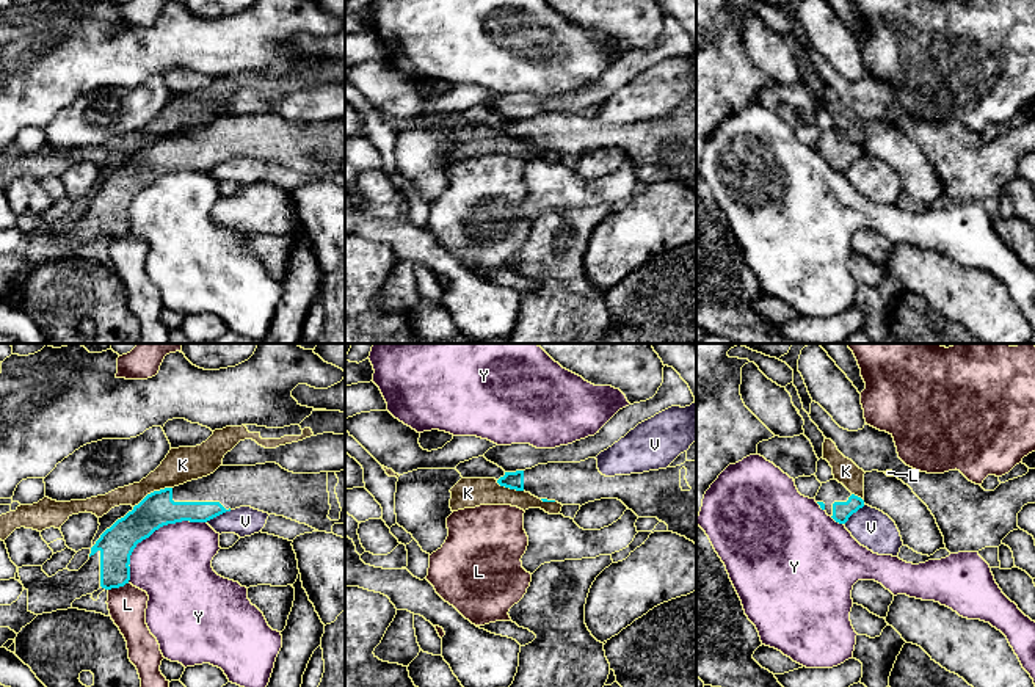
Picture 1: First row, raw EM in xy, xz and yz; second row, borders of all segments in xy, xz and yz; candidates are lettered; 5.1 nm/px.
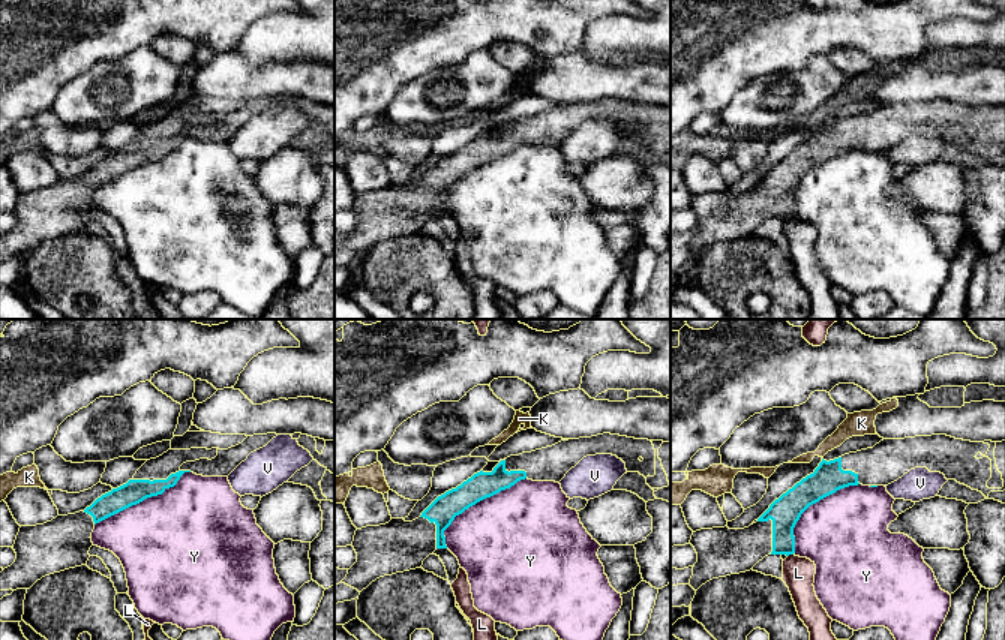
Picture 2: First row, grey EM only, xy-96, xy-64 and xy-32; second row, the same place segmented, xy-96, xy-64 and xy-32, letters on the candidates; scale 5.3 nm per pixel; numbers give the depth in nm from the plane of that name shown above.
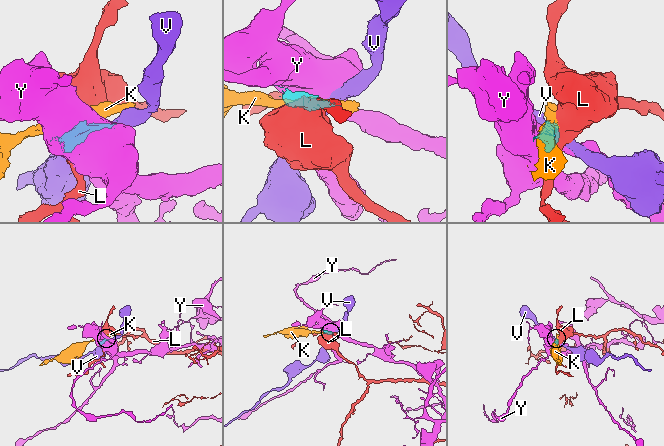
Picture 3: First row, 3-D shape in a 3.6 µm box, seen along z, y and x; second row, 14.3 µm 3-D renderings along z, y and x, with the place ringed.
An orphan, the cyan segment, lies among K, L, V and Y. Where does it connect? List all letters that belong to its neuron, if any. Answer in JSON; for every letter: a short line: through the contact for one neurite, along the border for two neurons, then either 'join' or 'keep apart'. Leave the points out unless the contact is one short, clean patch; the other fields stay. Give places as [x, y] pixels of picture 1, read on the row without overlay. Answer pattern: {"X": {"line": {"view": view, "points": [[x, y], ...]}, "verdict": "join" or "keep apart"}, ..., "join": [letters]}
{"K": {"verdict": "keep apart"}, "L": {"verdict": "keep apart"}, "V": {"verdict": "keep apart"}, "Y": {"verdict": "keep apart"}, "join": []}

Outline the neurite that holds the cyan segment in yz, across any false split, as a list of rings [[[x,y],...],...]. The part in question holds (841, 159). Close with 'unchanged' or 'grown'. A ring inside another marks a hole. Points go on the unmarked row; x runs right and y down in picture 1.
[[[834,127],[822,132],[815,151],[839,173],[845,173],[853,162],[864,155],[861,146],[852,143]]]; grown

